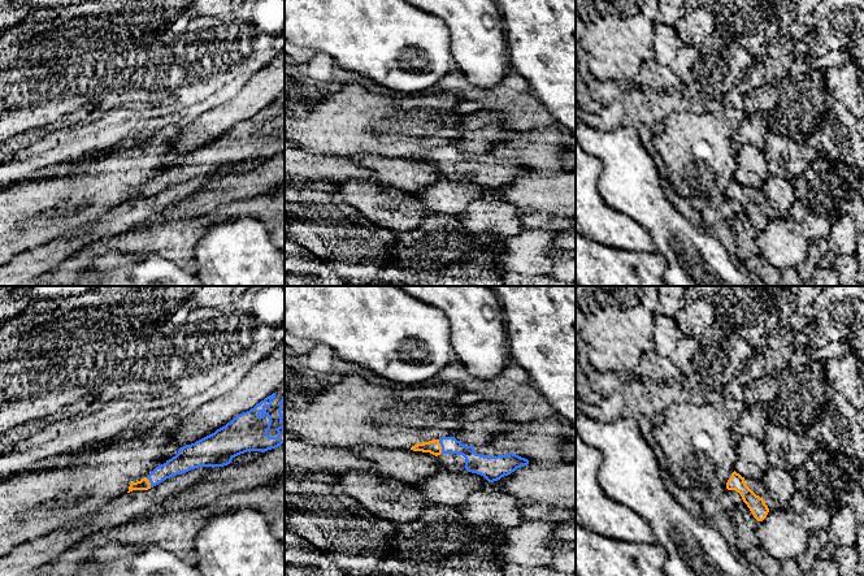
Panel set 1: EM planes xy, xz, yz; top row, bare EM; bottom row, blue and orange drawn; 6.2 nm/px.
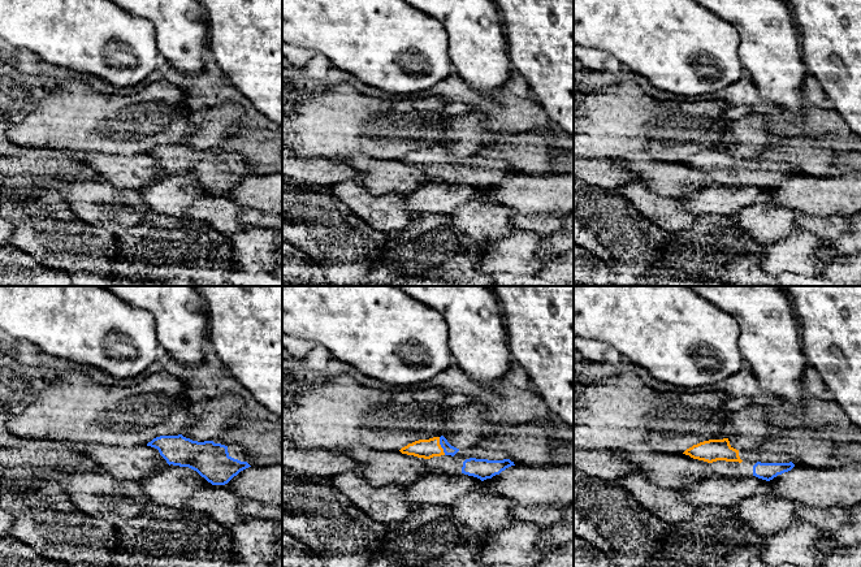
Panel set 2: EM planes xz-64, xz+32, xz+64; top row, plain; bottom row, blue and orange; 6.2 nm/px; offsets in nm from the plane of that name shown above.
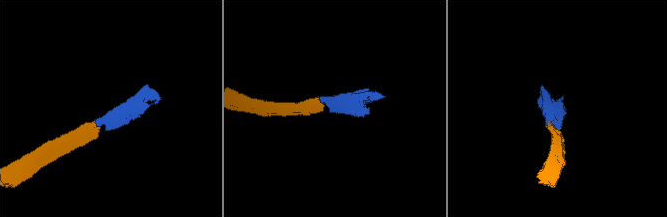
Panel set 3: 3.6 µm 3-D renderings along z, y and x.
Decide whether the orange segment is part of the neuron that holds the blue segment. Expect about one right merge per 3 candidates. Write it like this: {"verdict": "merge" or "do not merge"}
{"verdict": "merge"}

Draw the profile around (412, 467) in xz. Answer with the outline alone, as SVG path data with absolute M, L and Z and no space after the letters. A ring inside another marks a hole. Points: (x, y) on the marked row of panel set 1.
M361 446L357 452L362 459L374 464L369 472L382 480L395 478L417 485L425 478L444 471L437 463L438 456L430 452L377 446Z

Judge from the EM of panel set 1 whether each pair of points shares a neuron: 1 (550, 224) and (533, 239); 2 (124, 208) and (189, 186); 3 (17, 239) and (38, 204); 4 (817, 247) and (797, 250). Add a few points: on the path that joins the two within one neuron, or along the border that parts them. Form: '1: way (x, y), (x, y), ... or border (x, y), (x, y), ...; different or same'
1: border (524, 228), (555, 233); different
2: way (139, 207), (153, 199), (173, 194); same
3: way (17, 230), (17, 226), (30, 213); same
4: border (811, 242), (808, 248); different

